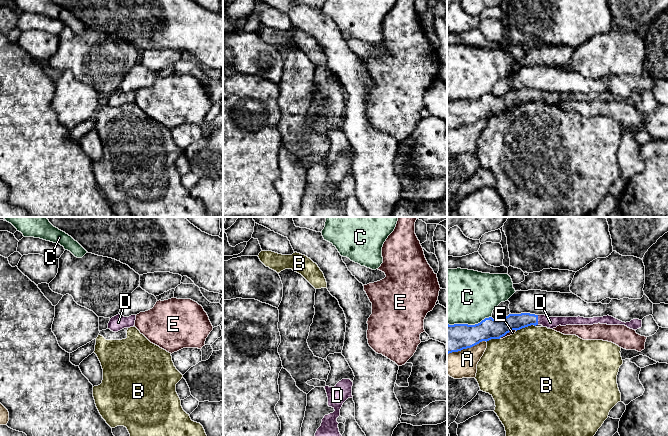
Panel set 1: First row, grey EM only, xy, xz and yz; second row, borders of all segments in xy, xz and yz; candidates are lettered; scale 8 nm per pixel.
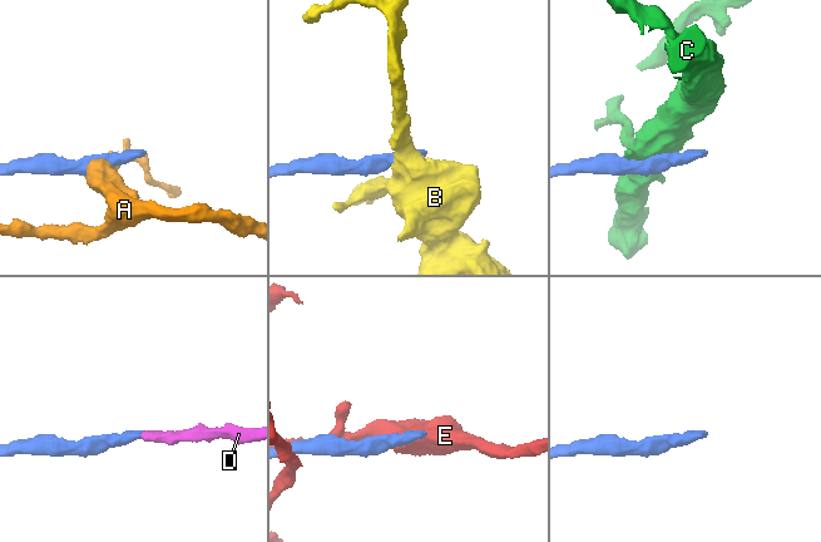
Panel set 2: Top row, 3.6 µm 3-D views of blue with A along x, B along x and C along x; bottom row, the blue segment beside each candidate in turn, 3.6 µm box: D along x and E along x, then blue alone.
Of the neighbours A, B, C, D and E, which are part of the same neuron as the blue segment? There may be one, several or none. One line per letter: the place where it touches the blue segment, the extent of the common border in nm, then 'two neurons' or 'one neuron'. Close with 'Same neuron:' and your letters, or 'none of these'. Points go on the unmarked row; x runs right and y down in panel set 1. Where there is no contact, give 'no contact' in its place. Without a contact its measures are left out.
A: contact yz (466, 124); length 340 nm; two neurons
B: contact yz (525, 102); length 170 nm; two neurons
C: contact yz (469, 101); length 360 nm; two neurons
D: contact yz (537, 96); length 80 nm; one neuron
E: contact yz (507, 108); length 160 nm; two neurons
Same neuron: D

